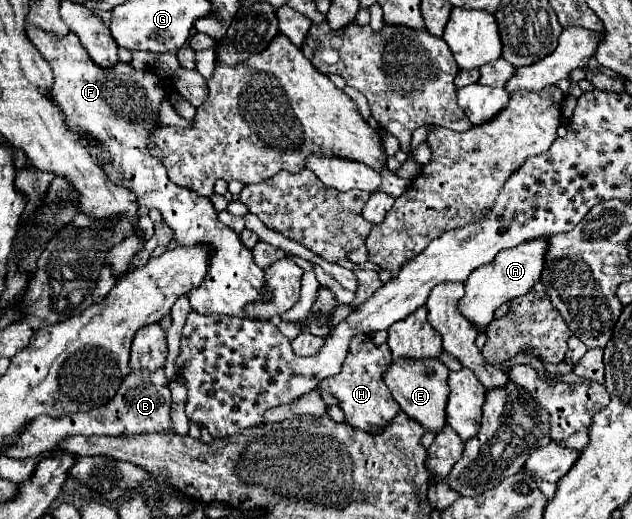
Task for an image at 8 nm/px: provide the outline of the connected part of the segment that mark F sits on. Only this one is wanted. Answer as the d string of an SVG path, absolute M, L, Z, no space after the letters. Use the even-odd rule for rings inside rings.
M26 25L26 35L52 67L54 83L48 89L48 97L66 115L68 127L80 127L100 143L92 145L92 155L100 155L102 151L112 155L110 165L106 167L108 177L116 185L130 189L140 205L158 209L164 223L174 229L174 241L178 245L202 243L212 247L206 283L188 293L192 309L202 315L248 317L246 305L272 299L272 295L264 293L264 271L254 263L250 249L242 247L238 233L218 221L218 213L210 199L192 195L192 191L184 191L184 187L176 187L168 179L160 159L152 159L146 147L148 135L158 127L158 107L164 99L172 97L172 89L154 85L154 71L150 69L138 71L126 63L118 63L112 71L96 67L74 33L58 37L40 27Z

